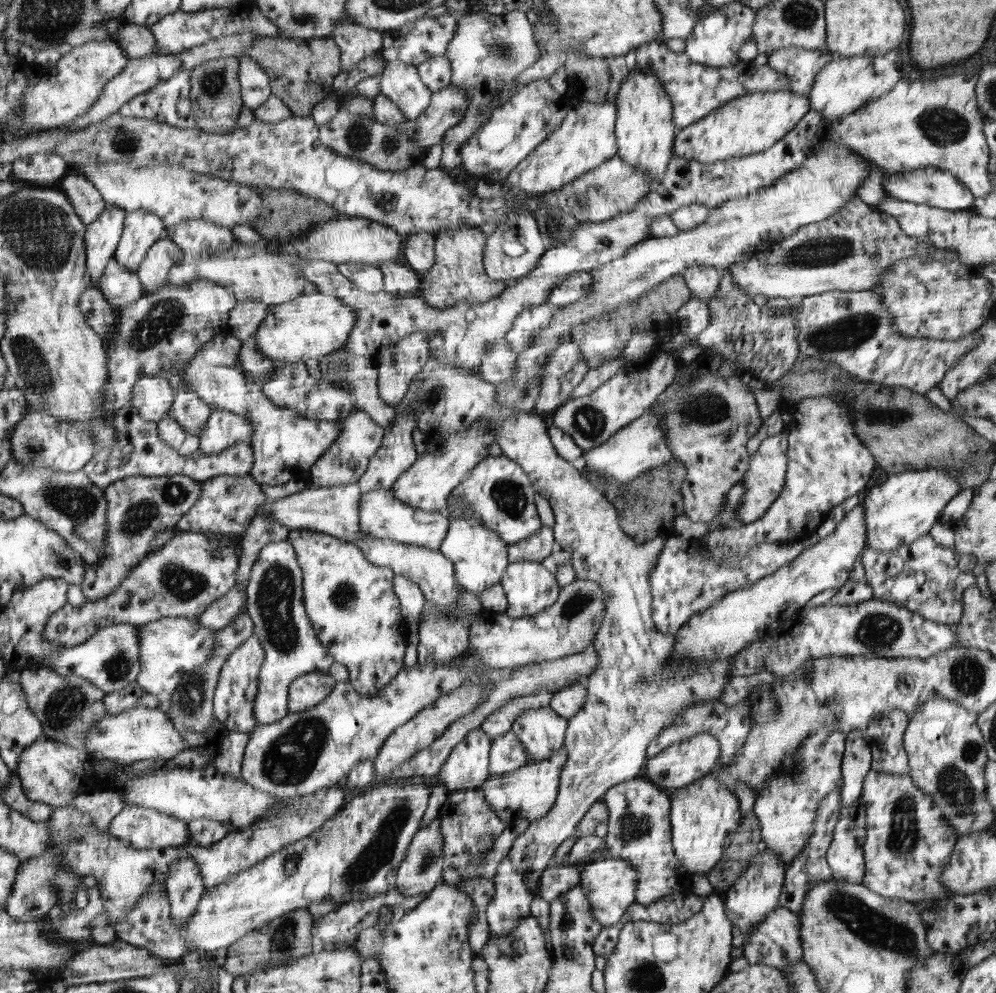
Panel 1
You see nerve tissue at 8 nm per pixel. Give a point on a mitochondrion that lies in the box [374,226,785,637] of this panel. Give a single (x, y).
(709, 407)

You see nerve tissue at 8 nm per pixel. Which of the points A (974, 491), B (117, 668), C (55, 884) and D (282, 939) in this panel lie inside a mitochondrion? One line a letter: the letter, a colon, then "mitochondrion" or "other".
A: other
B: mitochondrion
C: mitochondrion
D: mitochondrion

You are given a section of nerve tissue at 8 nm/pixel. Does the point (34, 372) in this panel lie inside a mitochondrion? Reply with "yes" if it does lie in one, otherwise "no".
yes

